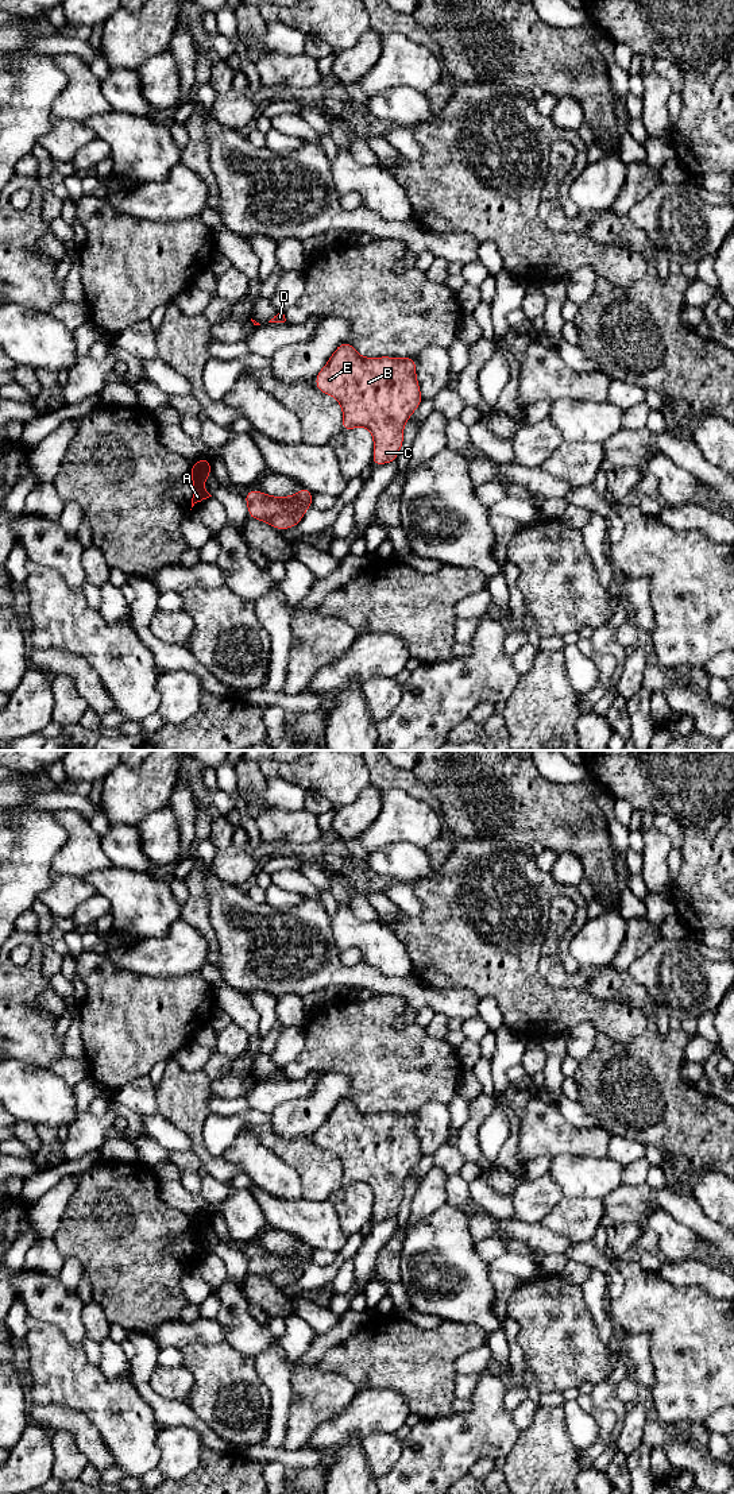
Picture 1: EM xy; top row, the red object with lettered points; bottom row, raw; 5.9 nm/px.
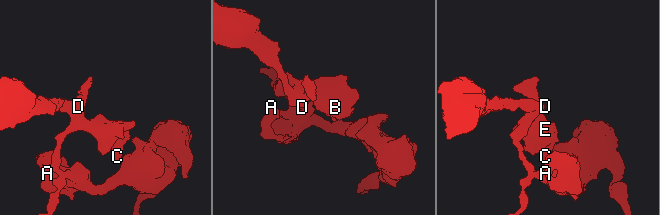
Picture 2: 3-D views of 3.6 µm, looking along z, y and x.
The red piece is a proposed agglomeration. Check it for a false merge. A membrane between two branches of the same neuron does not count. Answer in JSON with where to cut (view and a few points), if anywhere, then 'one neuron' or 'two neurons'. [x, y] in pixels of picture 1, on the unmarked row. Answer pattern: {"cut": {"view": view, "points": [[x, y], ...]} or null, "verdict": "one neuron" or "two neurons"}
{"cut": {"view": "xy", "points": [[305, 1265], [296, 1261], [289, 1266], [277, 1269], [269, 1278]]}, "verdict": "two neurons"}

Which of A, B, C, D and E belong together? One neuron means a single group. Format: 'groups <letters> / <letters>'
groups A / B C D E

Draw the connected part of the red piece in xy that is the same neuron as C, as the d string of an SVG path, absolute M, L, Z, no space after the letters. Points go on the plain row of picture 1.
M340 1099L314 1136L321 1149L335 1153L343 1165L341 1186L367 1184L374 1193L372 1221L395 1217L403 1198L403 1182L422 1154L414 1113L363 1113L351 1099Z

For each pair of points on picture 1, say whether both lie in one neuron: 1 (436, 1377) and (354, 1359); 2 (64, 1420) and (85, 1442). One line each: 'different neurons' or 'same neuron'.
1: same neuron
2: same neuron

